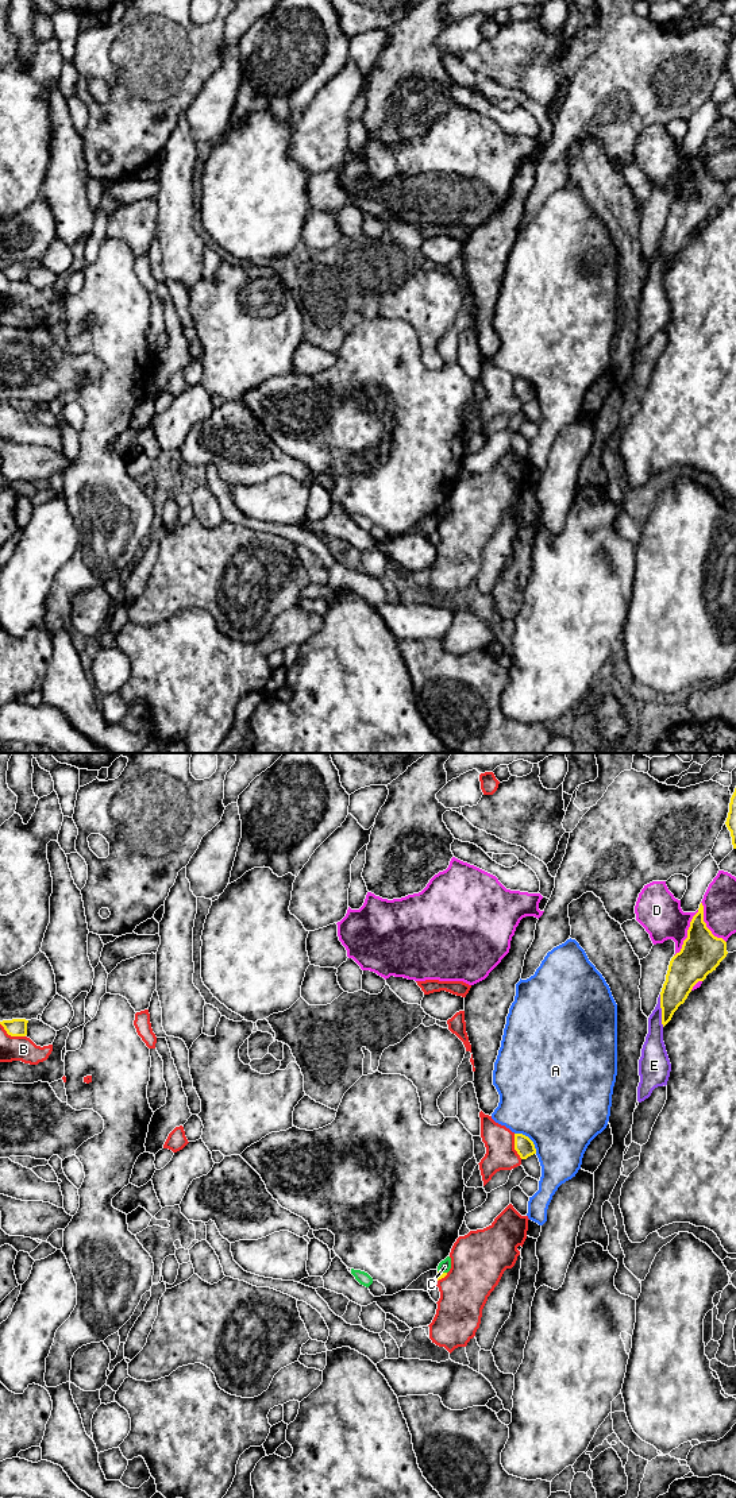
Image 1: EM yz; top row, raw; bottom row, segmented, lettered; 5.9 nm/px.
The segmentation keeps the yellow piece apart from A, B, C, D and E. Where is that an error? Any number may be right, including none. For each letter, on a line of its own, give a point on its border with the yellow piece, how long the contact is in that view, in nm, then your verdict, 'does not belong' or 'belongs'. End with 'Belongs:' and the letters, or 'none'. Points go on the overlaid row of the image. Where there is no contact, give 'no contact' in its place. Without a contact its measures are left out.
A: yz (530, 1139) | 180 nm | does not belong
B: yz (11, 1035) | 170 nm | does not belong
C: yz (442, 1273) | 60 nm | does not belong
D: yz (688, 933) | 320 nm | does not belong
E: yz (662, 1011) | 190 nm | does not belong
Belongs: none

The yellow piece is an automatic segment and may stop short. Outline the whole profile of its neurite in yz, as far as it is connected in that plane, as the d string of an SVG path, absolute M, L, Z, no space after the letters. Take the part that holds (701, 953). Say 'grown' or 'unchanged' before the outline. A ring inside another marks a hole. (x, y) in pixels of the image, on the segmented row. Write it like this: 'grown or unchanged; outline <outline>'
unchanged; outline M701 903L698 912L690 922L681 951L671 958L668 965L660 992L663 1027L671 1020L678 1007L685 1003L693 987L716 970L727 954L727 942L714 937L706 927Z

